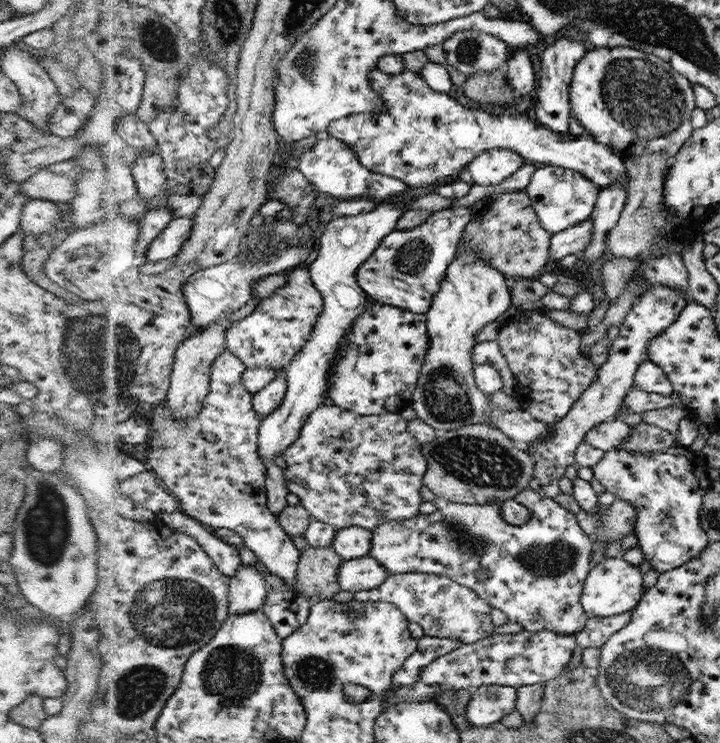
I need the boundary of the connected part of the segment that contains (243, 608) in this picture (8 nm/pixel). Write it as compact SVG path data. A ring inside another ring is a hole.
M242 565L233 576L230 589L232 615L264 609L271 589L267 578L256 567Z

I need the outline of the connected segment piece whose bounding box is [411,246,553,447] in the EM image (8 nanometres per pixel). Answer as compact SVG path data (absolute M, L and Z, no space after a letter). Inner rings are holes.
M467 246L464 253L457 255L448 266L444 280L426 312L433 344L421 368L411 407L420 420L438 433L470 424L485 424L505 433L513 441L526 442L529 447L541 444L546 435L553 434L553 423L540 422L525 410L505 411L493 407L490 396L477 387L476 364L472 360L476 335L510 308L512 292L509 281L501 270L494 269L493 262L484 261L475 248Z

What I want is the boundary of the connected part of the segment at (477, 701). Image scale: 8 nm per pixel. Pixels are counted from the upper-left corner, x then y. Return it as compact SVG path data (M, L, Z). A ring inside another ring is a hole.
M497 685L482 686L471 690L465 717L476 727L485 727L502 721L508 714L515 711L516 689Z

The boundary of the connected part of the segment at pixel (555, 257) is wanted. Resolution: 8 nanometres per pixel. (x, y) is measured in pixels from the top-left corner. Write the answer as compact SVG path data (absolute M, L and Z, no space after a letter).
M592 219L586 220L577 227L558 232L550 238L550 255L548 255L549 269L554 269L559 262L568 255L580 255L592 239Z

